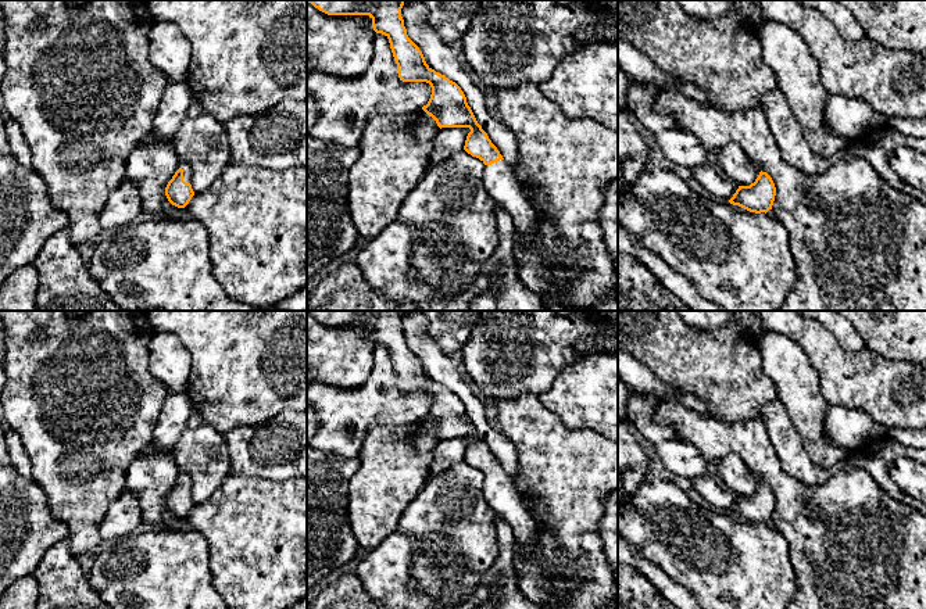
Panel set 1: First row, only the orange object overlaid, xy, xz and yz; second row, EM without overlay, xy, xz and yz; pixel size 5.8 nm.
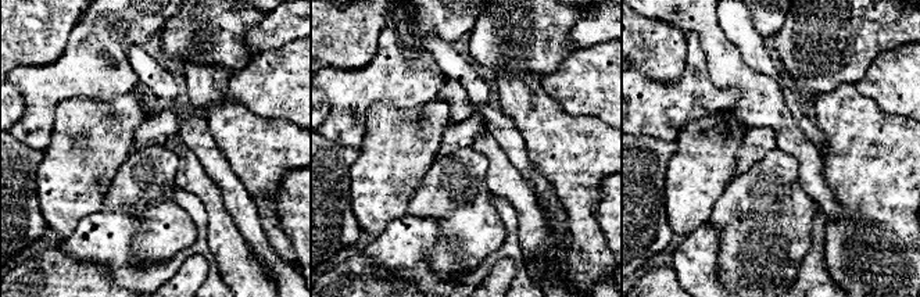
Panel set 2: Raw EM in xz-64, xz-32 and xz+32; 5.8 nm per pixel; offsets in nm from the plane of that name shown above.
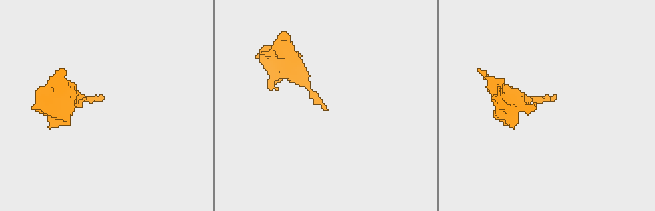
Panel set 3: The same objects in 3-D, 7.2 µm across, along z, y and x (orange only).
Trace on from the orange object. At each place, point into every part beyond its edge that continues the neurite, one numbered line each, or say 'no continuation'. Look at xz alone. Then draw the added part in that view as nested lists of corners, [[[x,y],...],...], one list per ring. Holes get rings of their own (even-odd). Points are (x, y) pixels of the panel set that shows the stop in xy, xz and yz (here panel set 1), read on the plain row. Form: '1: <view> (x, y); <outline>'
1: xz (499, 491); [[[505,470],[485,476],[485,480],[482,488],[485,501],[510,524],[519,547],[526,548],[536,534],[536,523],[516,492],[514,480]]]

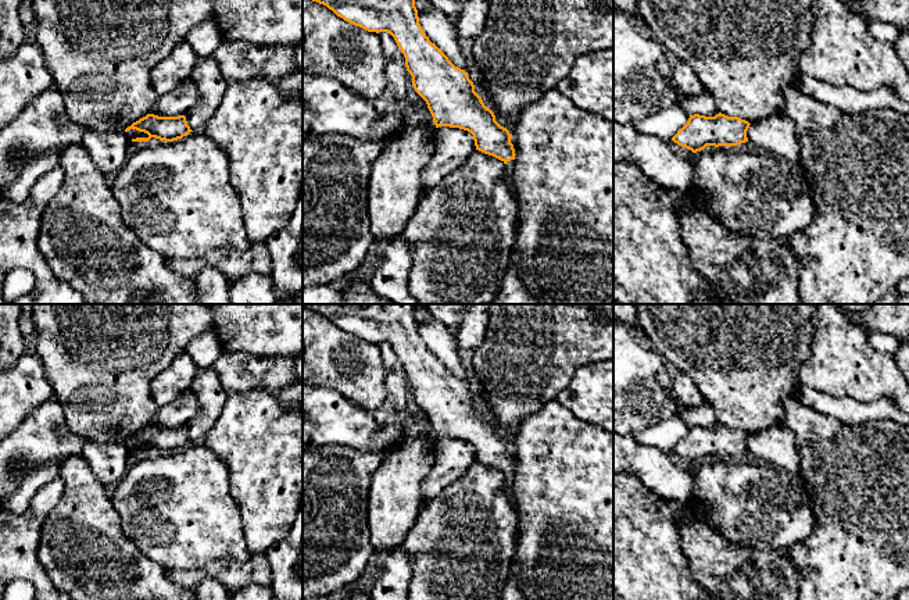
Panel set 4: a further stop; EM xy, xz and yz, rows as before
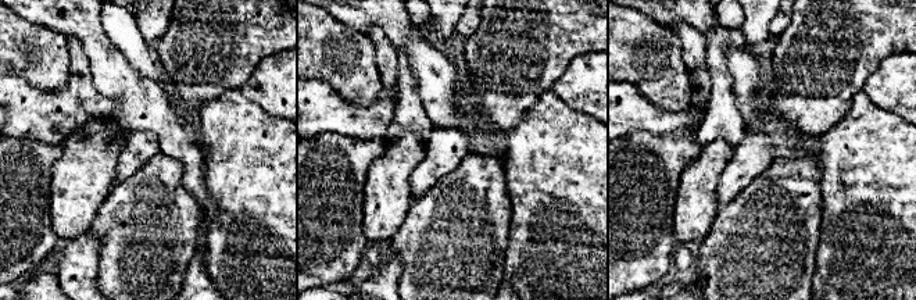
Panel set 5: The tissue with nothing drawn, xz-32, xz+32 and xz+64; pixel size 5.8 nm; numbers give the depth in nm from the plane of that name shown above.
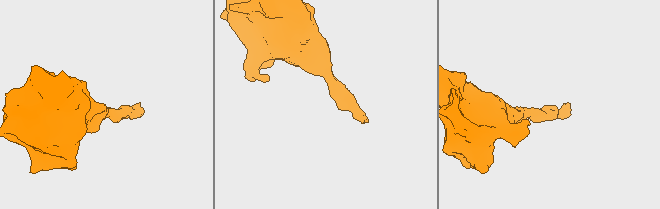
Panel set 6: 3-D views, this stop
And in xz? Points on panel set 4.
1: xz (508, 488); [[[511,471],[505,475],[505,485],[504,485],[504,496],[513,504],[516,506],[516,497],[513,493],[513,478],[515,478],[515,471]]]

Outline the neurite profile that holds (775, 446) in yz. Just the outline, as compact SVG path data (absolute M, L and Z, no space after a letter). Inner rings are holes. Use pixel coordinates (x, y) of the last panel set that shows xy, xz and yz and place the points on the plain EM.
M784 425L751 433L747 449L761 462L799 475L801 457L795 438Z

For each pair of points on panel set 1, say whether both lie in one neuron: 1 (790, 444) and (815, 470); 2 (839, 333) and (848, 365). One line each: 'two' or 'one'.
1: one
2: two

